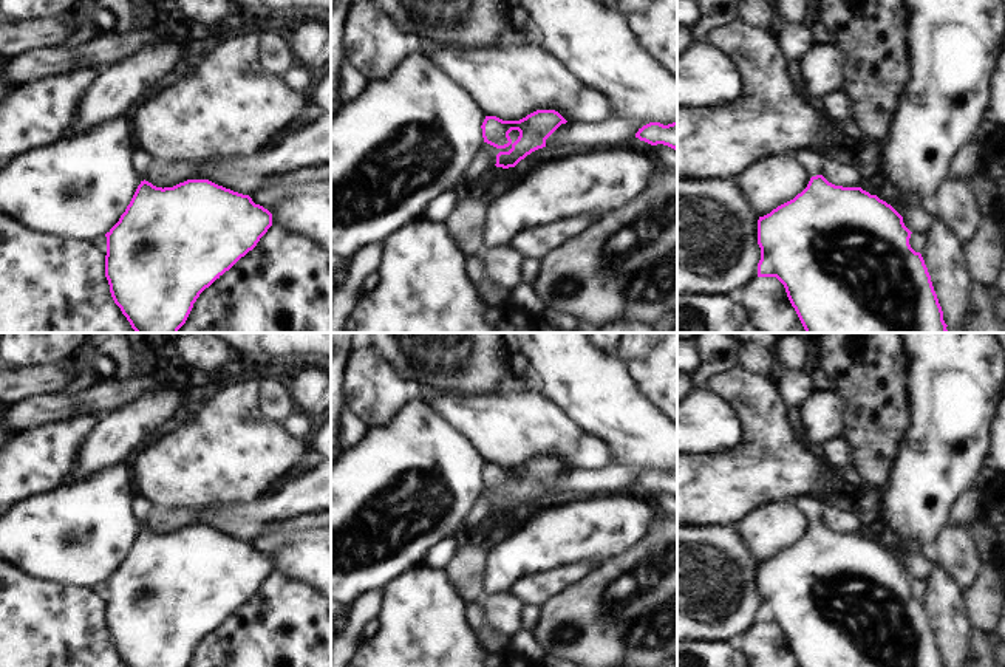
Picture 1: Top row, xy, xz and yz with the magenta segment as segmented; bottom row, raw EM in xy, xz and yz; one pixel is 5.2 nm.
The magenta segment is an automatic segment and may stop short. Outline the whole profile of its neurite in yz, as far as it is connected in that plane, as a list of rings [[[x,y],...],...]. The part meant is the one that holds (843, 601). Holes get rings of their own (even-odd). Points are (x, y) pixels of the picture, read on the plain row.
[[[801,497],[793,503],[807,518],[809,531],[793,546],[759,563],[758,624],[776,624],[784,631],[799,667],[943,667],[931,622],[922,600],[909,591],[912,579],[904,573],[903,563],[861,534],[829,529],[821,522],[821,500]]]

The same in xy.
[[[133,494],[130,511],[139,532],[121,562],[105,580],[105,624],[114,650],[127,667],[187,667],[199,641],[252,597],[272,573],[272,560],[243,542],[209,526],[187,526],[173,534],[156,534],[145,526],[152,503]]]

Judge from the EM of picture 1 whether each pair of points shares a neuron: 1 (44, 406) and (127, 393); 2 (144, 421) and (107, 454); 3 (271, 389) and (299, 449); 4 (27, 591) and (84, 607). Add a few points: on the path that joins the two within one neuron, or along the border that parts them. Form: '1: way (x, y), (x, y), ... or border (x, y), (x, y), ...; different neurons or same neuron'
1: way (64, 406), (95, 401), (107, 395); same neuron
2: way (135, 426), (116, 444); same neuron
3: border (258, 390), (258, 412), (265, 418), (279, 423); different neurons
4: way (40, 605), (70, 607); same neuron

